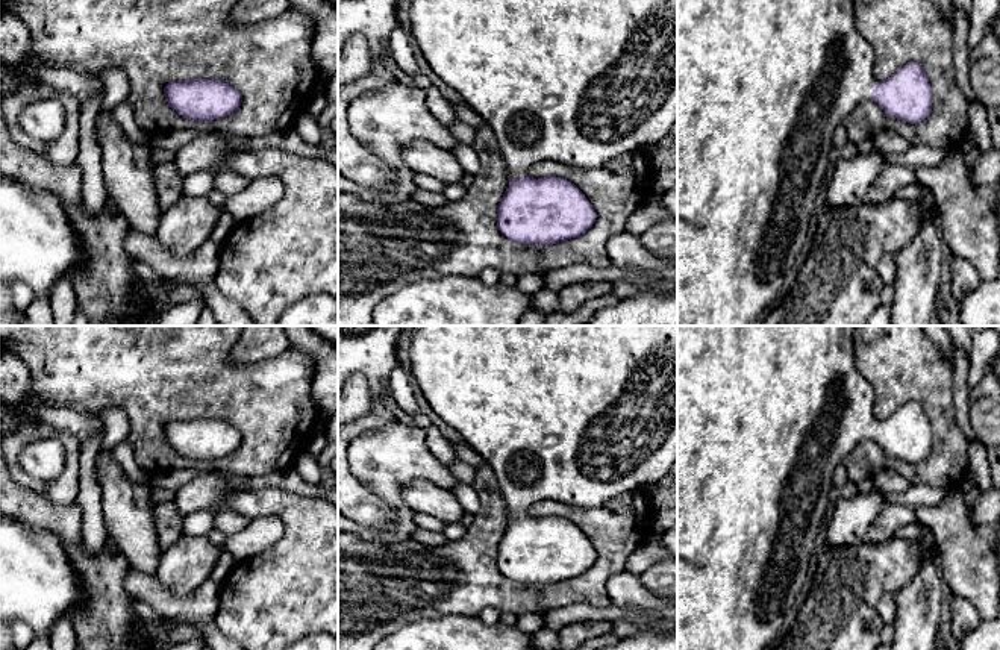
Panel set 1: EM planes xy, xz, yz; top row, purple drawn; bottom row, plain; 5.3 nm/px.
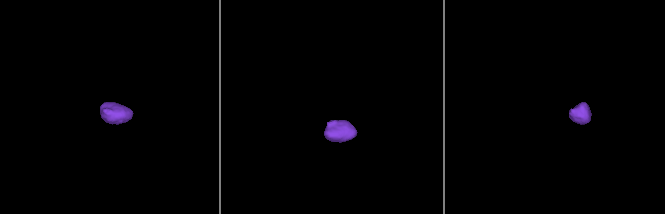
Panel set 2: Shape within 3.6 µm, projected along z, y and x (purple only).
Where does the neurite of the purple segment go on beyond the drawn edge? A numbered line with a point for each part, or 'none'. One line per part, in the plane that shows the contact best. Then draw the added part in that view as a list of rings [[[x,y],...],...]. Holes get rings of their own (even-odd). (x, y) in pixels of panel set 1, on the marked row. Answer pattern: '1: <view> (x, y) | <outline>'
1: yz (762, 85) | [[[677,0],[677,326],[748,326],[776,300],[806,244],[817,197],[830,173],[832,135],[856,105],[870,98],[874,83],[874,50],[856,29],[855,0]]]

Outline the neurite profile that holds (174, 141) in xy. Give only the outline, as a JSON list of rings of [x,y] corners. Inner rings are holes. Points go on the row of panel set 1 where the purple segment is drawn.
[[[194,129],[174,130],[153,136],[152,144],[156,148],[165,148],[177,153],[182,147],[189,144],[198,135],[200,133]]]

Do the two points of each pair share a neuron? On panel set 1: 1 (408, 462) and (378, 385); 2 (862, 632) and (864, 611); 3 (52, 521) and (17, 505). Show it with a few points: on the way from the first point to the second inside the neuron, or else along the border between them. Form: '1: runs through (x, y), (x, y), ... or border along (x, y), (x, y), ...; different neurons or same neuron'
1: border along (397, 420), (376, 431), (358, 435); different neurons
2: runs through (862, 628), (862, 615); same neuron
3: runs through (43, 514), (26, 505); same neuron

